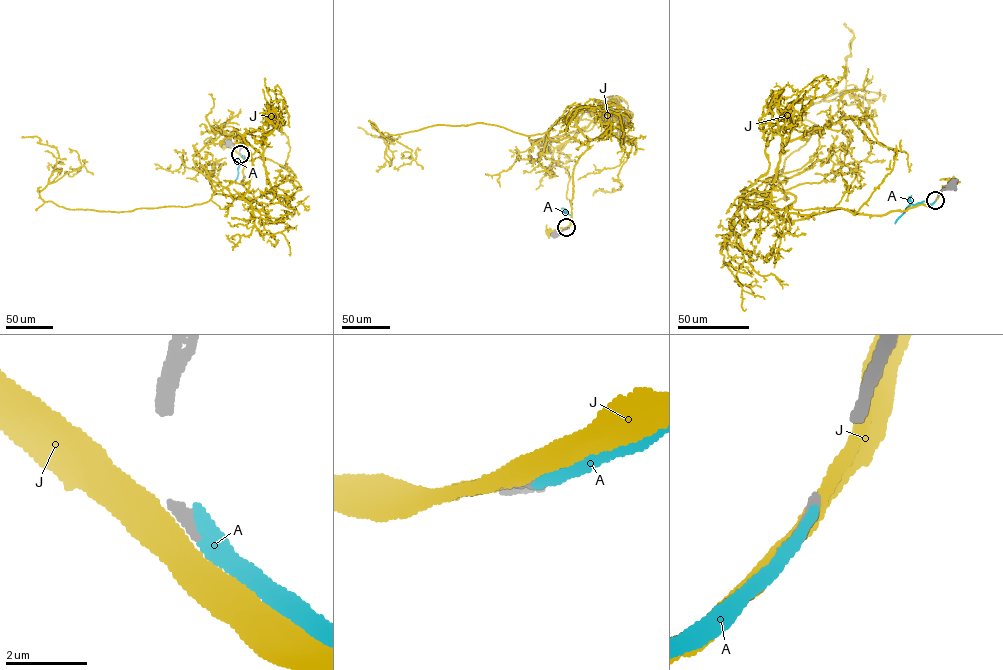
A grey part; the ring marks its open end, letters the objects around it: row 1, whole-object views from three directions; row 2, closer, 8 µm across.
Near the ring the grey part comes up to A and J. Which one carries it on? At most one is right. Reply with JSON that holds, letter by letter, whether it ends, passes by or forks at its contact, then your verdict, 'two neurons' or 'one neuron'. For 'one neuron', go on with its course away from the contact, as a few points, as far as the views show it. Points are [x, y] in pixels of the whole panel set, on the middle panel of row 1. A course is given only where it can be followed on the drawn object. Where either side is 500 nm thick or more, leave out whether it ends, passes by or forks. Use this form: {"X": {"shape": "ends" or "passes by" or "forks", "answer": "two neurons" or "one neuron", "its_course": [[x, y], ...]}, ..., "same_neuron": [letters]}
{"A": {"shape": "ends", "answer": "one neuron", "its_course": [[566, 227], [570, 224], [571, 215], [561, 208]]}, "J": {"shape": "passes by", "answer": "two neurons"}, "same_neuron": ["A"]}

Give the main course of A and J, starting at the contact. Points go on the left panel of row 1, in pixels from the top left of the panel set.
A: (240, 154), (244, 160), (238, 167), (235, 181)
J: (239, 154), (223, 144)

